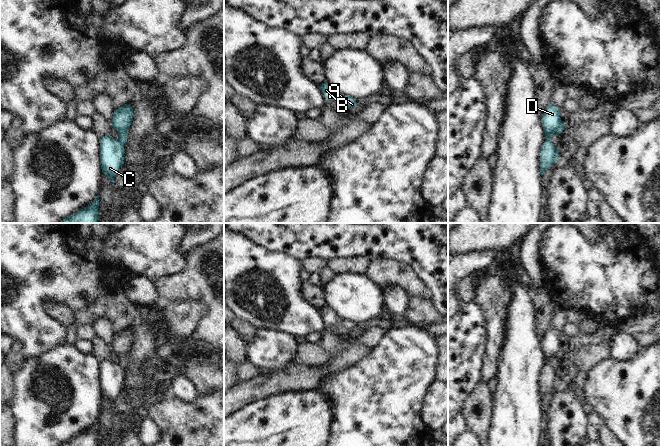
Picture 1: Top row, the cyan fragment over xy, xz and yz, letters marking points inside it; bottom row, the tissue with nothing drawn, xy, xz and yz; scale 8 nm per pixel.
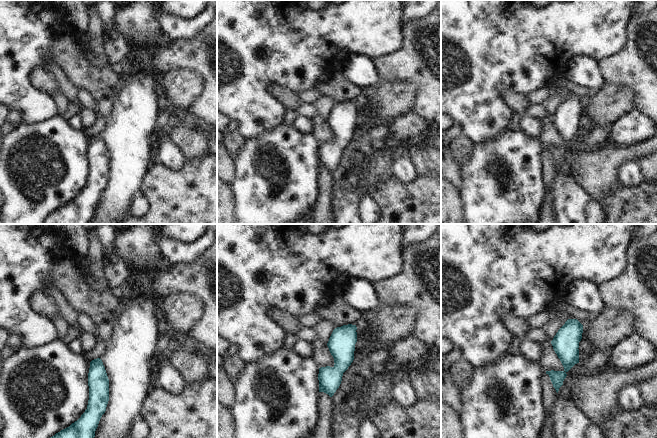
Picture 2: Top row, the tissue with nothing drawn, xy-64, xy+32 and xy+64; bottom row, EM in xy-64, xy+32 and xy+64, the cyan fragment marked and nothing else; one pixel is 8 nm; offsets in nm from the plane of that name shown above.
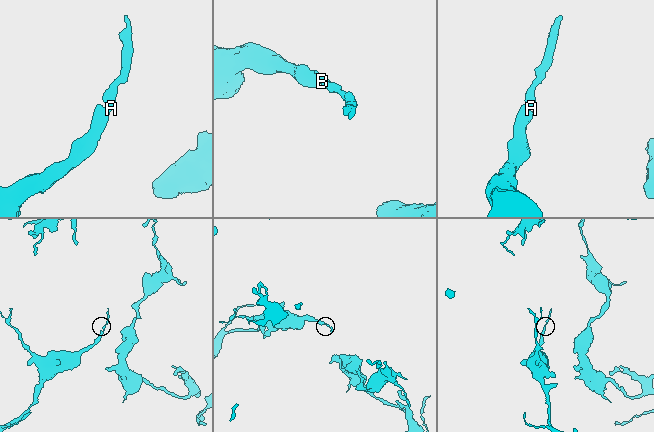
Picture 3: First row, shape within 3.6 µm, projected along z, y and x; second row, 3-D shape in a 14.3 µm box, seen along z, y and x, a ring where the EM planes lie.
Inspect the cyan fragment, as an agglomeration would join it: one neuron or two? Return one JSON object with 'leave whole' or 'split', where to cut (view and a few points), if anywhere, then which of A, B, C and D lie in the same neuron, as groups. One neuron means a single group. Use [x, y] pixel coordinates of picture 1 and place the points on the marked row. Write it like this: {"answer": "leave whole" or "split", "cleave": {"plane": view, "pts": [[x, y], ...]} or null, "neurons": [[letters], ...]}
{"answer": "leave whole", "cleave": null, "neurons": [["A", "B", "C", "D"]]}

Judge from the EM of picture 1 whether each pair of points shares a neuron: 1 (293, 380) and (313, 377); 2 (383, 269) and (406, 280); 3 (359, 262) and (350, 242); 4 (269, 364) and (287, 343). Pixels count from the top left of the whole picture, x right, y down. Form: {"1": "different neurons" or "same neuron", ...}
{"1": "same neuron", "2": "same neuron", "3": "different neurons", "4": "same neuron"}

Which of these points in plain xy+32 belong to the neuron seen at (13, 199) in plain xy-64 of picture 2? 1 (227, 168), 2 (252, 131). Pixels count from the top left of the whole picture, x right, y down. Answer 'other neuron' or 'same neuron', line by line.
1: other neuron
2: other neuron

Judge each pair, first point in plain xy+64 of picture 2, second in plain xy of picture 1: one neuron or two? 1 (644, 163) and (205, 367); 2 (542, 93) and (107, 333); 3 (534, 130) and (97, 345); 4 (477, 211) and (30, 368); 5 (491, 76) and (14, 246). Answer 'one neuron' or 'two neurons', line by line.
1: one neuron
2: two neurons
3: two neurons
4: one neuron
5: one neuron

